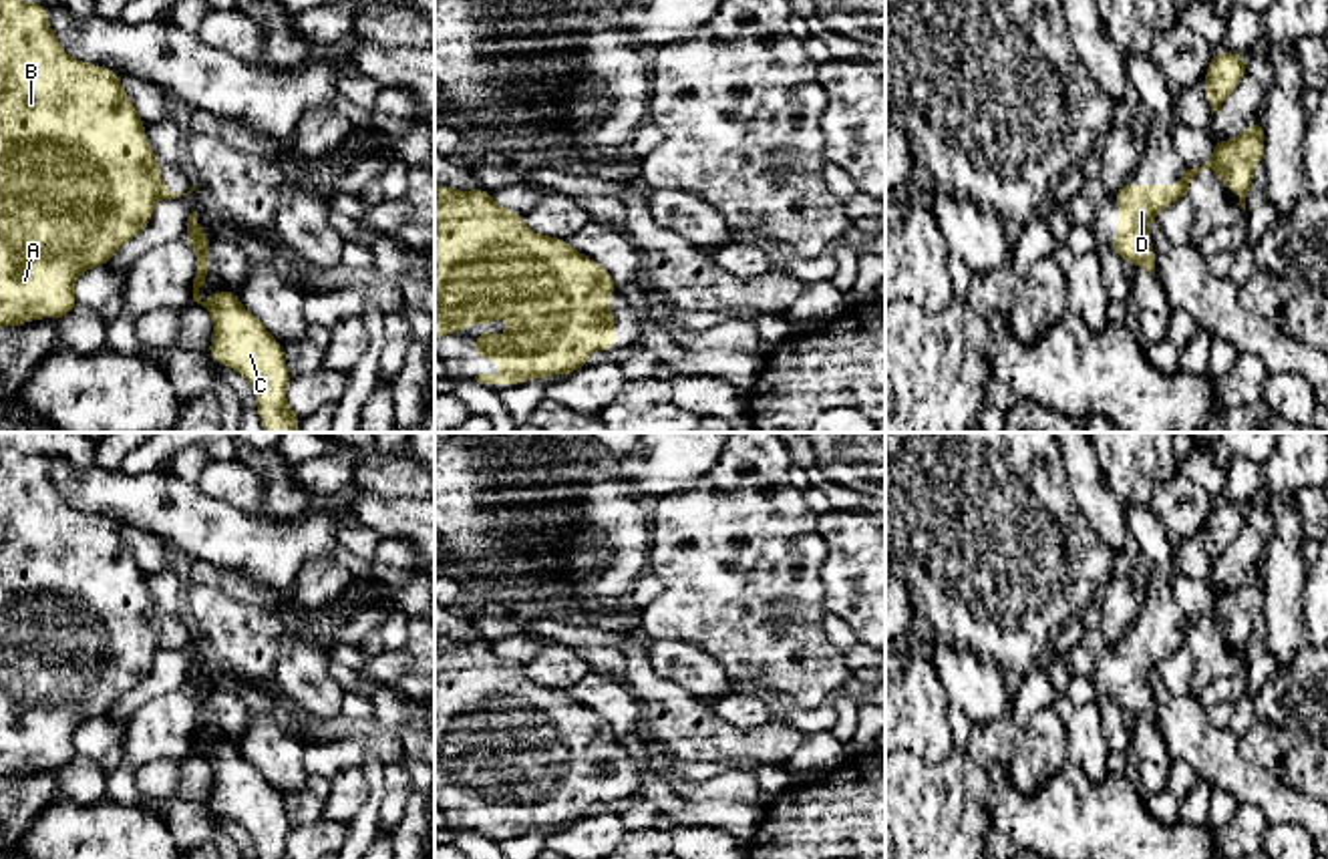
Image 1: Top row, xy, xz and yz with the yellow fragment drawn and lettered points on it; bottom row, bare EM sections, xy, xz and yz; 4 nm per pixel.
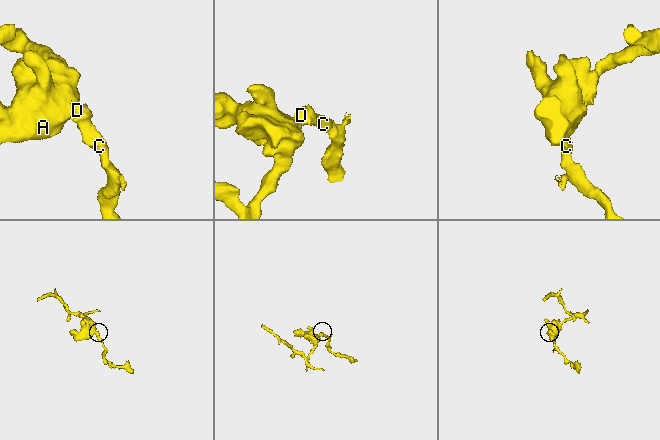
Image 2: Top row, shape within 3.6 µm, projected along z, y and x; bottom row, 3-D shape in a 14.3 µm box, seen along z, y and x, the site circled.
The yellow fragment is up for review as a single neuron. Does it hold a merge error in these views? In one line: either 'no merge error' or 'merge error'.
merge error

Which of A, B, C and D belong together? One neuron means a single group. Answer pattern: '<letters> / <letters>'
A B / C D

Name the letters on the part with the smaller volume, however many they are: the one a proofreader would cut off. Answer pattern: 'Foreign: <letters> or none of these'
Foreign: C, D

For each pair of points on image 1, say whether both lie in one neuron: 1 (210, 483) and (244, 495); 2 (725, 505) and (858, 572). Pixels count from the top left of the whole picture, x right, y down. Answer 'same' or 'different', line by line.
1: same
2: different

